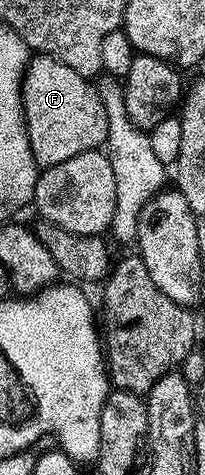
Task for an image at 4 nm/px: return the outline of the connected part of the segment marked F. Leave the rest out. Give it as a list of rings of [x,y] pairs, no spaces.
[[[36,55],[29,60],[28,69],[24,73],[24,84],[20,86],[26,131],[30,139],[30,151],[34,155],[37,166],[47,167],[66,163],[66,159],[74,159],[74,155],[82,155],[82,151],[100,149],[107,139],[107,115],[102,99],[97,93],[97,86],[78,71],[73,71],[53,57]]]

